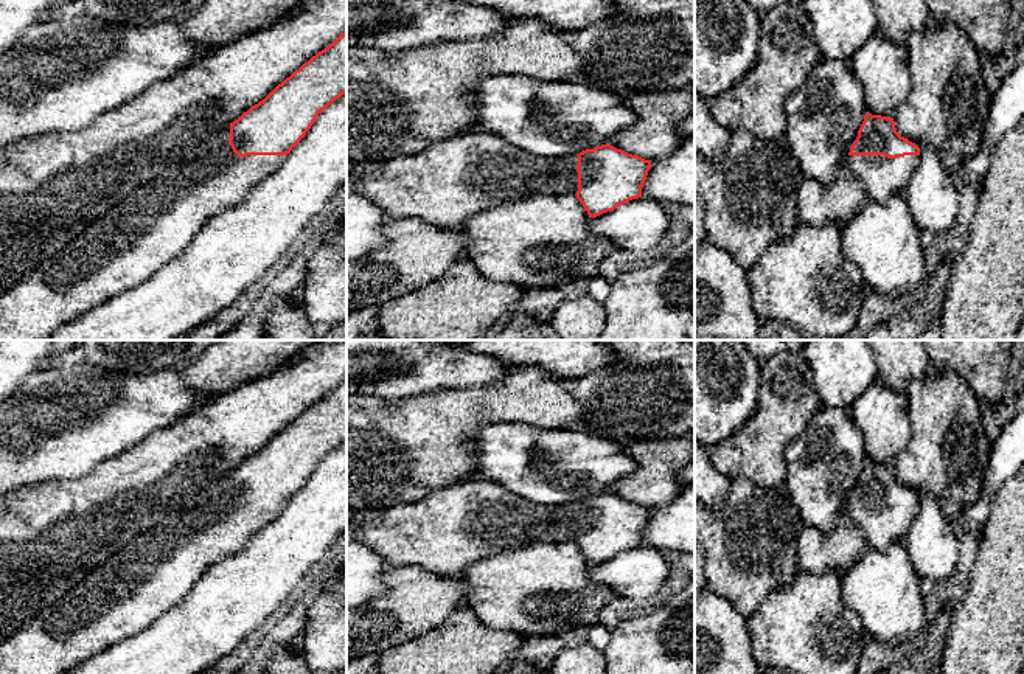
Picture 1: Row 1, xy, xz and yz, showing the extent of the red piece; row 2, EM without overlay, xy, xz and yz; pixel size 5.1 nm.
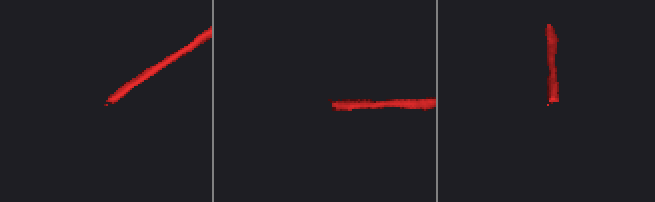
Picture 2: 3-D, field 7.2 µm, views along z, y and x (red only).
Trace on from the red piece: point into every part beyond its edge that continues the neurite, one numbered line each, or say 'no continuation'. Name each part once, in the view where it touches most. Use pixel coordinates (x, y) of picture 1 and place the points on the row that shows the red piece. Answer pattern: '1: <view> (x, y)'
1: xy (134, 239)

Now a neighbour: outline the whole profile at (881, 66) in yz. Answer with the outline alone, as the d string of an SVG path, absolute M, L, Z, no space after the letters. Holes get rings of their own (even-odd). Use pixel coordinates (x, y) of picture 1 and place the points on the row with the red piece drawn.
M876 33L850 61L855 78L864 89L866 113L893 118L911 90L906 48Z

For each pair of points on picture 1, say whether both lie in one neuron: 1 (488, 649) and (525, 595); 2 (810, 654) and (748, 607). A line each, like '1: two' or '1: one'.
1: two
2: two

